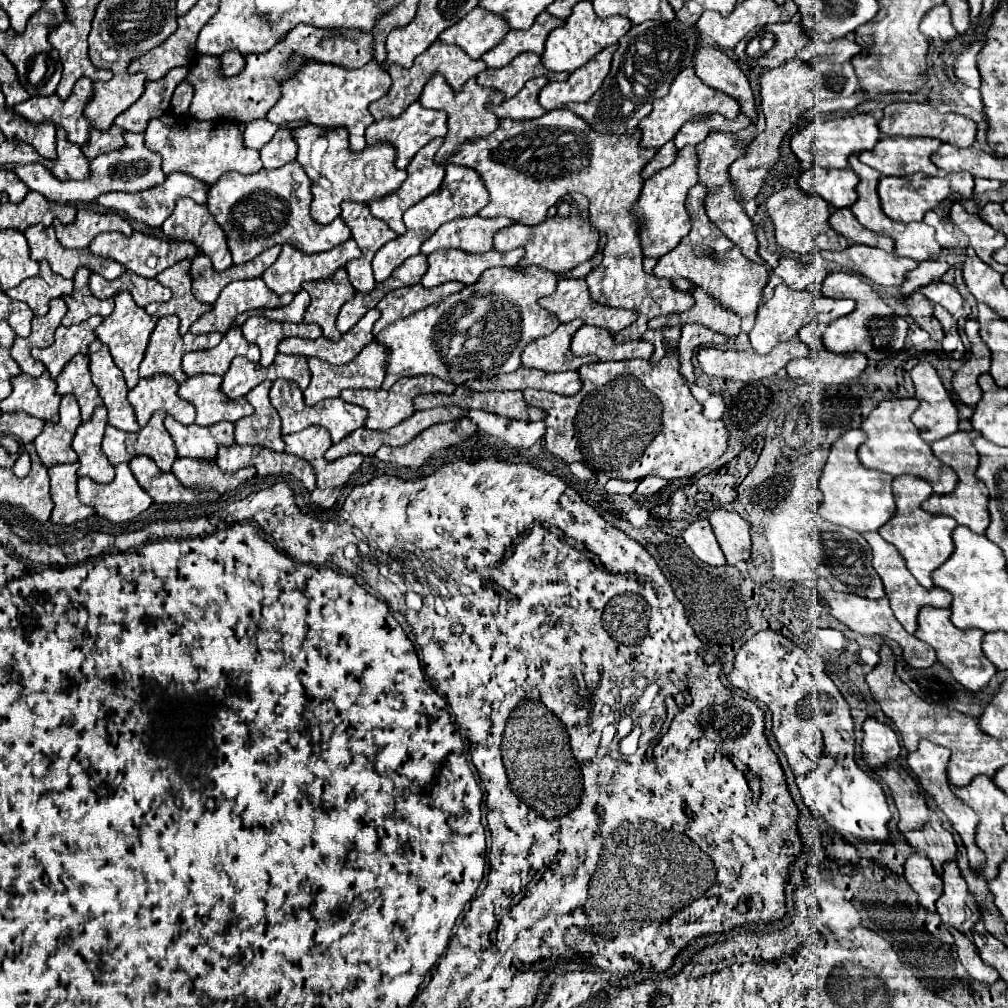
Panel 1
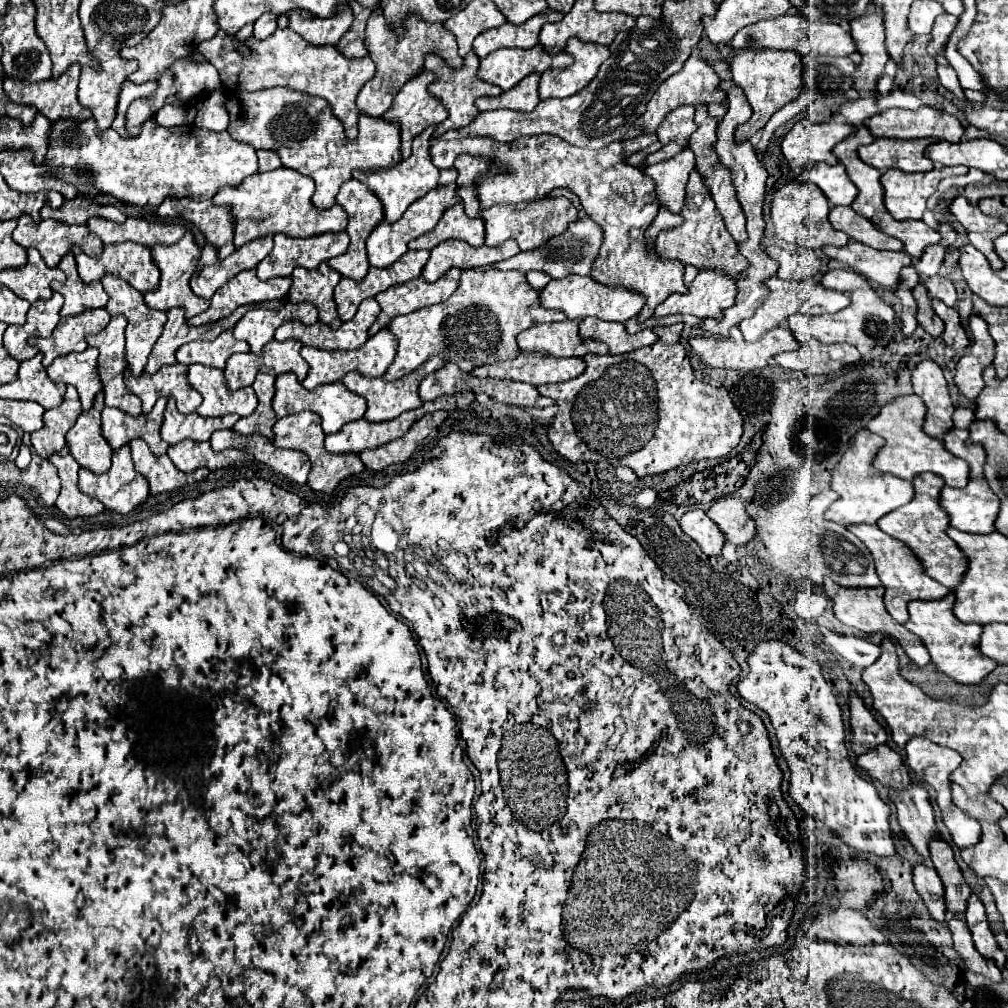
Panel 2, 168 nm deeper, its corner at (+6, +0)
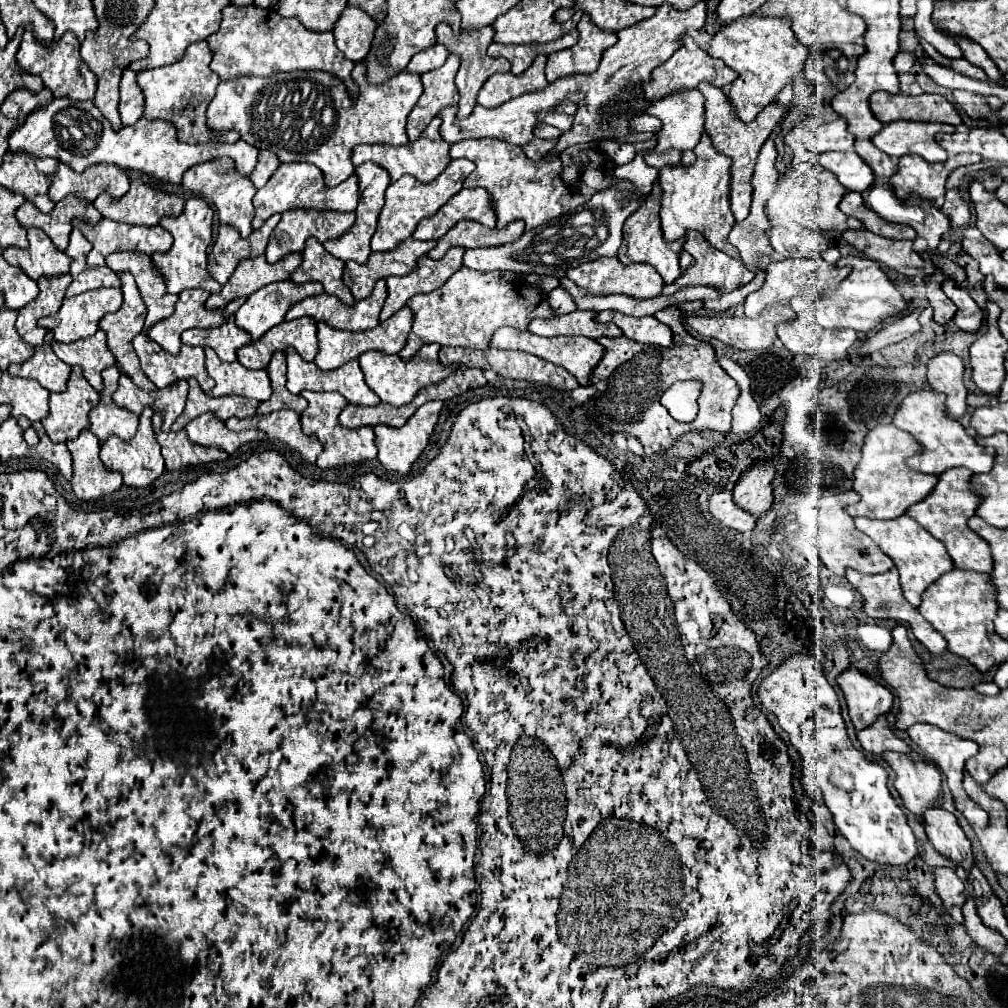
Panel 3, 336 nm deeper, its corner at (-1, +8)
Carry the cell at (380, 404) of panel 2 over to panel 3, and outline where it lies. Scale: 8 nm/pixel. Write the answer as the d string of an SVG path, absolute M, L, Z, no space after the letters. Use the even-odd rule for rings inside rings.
M437 343L425 345L409 361L403 361L399 355L385 355L385 353L369 351L369 353L363 353L359 357L359 365L361 365L363 373L365 373L367 385L375 391L375 395L381 399L381 403L389 403L393 407L401 407L401 405L407 405L409 401L413 401L413 397L419 393L419 389L441 383L453 371L453 367L445 369L437 361L439 349L441 349L441 345L437 345Z

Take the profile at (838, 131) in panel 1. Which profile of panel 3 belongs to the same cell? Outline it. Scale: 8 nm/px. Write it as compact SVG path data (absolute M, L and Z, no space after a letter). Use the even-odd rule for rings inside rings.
M839 117L831 123L823 123L817 125L815 119L807 119L801 125L793 127L787 135L785 135L785 145L789 145L793 149L793 163L803 163L809 161L811 157L817 157L823 151L851 151L853 149L853 135L847 133L847 123Z

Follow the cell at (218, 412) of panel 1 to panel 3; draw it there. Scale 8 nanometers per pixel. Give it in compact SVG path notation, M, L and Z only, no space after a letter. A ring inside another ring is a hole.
M209 347L205 349L205 369L209 371L209 377L215 379L209 397L239 395L257 401L267 401L271 397L271 383L265 369L249 371L239 361L223 363Z

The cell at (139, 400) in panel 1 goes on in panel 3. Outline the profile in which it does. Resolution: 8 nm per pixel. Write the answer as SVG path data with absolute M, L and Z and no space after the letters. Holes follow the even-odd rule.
M139 333L133 339L133 347L141 361L141 371L157 389L163 389L167 385L173 385L175 381L189 379L189 377L197 379L199 387L205 393L209 393L215 385L215 381L205 371L203 347L183 345L177 357L169 357L169 353L157 347L157 343L149 341L145 333Z

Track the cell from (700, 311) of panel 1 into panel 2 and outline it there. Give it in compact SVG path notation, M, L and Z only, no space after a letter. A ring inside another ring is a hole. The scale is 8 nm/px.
M700 269L696 279L688 285L688 293L670 295L662 305L656 307L656 317L672 313L690 313L696 317L722 319L722 309L736 301L736 281L718 273L718 269Z

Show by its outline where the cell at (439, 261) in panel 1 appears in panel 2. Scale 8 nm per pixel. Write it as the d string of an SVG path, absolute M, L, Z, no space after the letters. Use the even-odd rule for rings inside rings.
M448 239L430 251L430 259L422 269L422 277L426 281L438 281L450 267L472 269L480 265L492 265L514 257L518 251L520 249L514 239L504 241L498 247L472 247L466 241Z

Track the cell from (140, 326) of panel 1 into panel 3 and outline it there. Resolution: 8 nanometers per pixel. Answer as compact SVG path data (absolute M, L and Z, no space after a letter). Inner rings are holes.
M115 253L105 259L105 265L117 275L127 271L135 277L135 283L147 305L147 319L143 333L147 333L153 325L157 325L175 311L177 295L165 293L165 285L161 285L157 273L153 273L151 257L141 257L139 253Z

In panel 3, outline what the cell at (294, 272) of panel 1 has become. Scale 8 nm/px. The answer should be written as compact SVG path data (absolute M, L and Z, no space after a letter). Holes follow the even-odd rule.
M285 211L279 225L273 229L265 257L269 263L277 263L279 259L291 255L291 253L301 253L305 249L305 241L309 237L317 237L319 243L325 243L329 239L337 239L343 233L347 233L355 223L355 213L321 213L321 211Z

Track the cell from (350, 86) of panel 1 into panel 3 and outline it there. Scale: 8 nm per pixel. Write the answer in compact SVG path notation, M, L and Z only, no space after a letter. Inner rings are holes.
M227 5L223 9L221 29L209 35L207 43L213 53L211 69L221 81L239 77L271 77L275 73L291 71L327 71L345 83L351 97L357 97L357 85L351 79L355 63L335 47L333 33L309 31L297 19L283 19L271 9L259 9L255 5L237 9L235 5Z

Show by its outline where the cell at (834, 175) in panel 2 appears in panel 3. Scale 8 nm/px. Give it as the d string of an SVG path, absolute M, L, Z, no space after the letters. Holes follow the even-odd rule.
M851 151L851 153L821 153L821 165L831 171L837 181L847 189L847 191L857 191L863 193L871 187L873 183L873 171L861 161L861 157Z

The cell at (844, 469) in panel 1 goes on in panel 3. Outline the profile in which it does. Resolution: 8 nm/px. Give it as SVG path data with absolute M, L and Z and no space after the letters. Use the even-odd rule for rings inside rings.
M877 425L865 435L861 449L863 457L853 471L853 491L861 495L857 505L847 505L845 511L851 517L869 517L869 519L895 519L905 513L905 509L921 499L925 499L937 485L935 475L925 475L909 469L905 465L907 455L919 453L919 445L913 437L895 425Z

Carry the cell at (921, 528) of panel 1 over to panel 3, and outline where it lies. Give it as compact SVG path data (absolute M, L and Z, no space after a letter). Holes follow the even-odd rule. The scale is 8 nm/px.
M947 469L939 475L939 483L935 489L919 503L911 505L905 515L915 519L921 527L925 527L935 539L943 541L949 557L953 559L953 565L957 569L969 569L969 571L979 571L979 573L989 573L993 569L991 557L989 557L989 545L977 537L971 529L967 529L967 519L975 513L979 499L973 495L969 479L973 473L967 469Z

